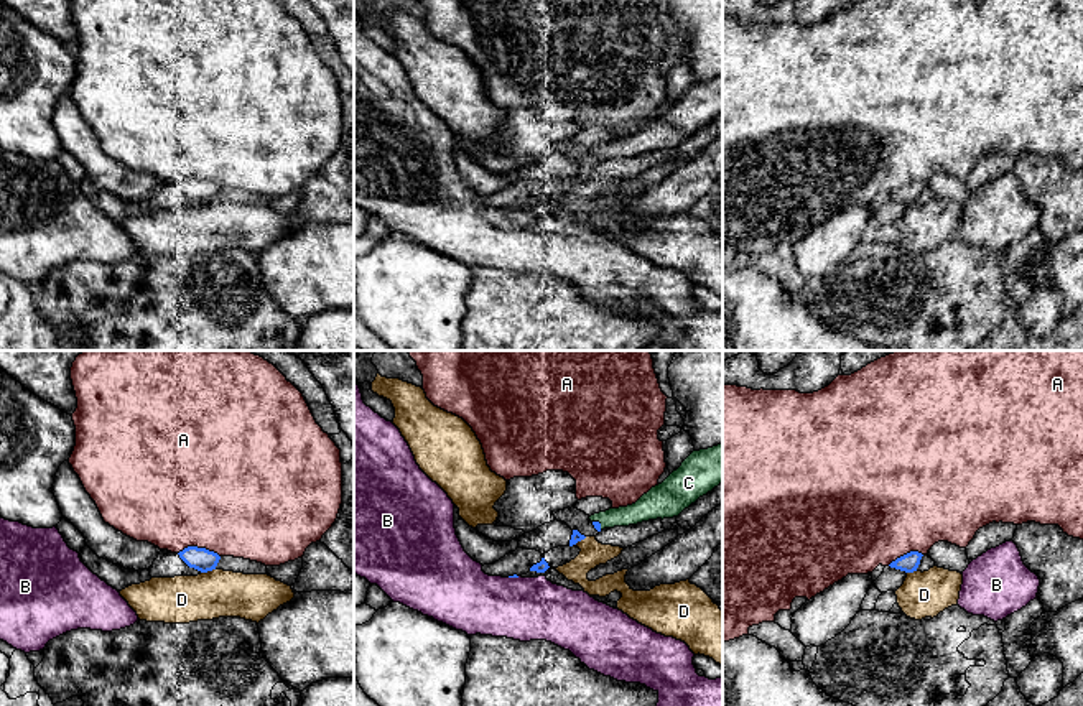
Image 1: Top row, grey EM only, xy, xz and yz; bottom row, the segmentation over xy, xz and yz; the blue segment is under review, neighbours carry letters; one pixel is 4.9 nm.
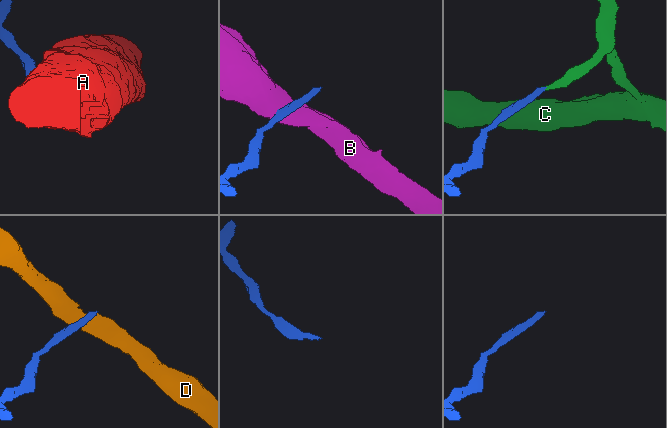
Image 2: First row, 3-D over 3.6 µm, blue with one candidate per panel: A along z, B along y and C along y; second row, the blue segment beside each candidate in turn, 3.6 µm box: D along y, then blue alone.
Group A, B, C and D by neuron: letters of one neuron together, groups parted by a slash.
A / B / C / D

